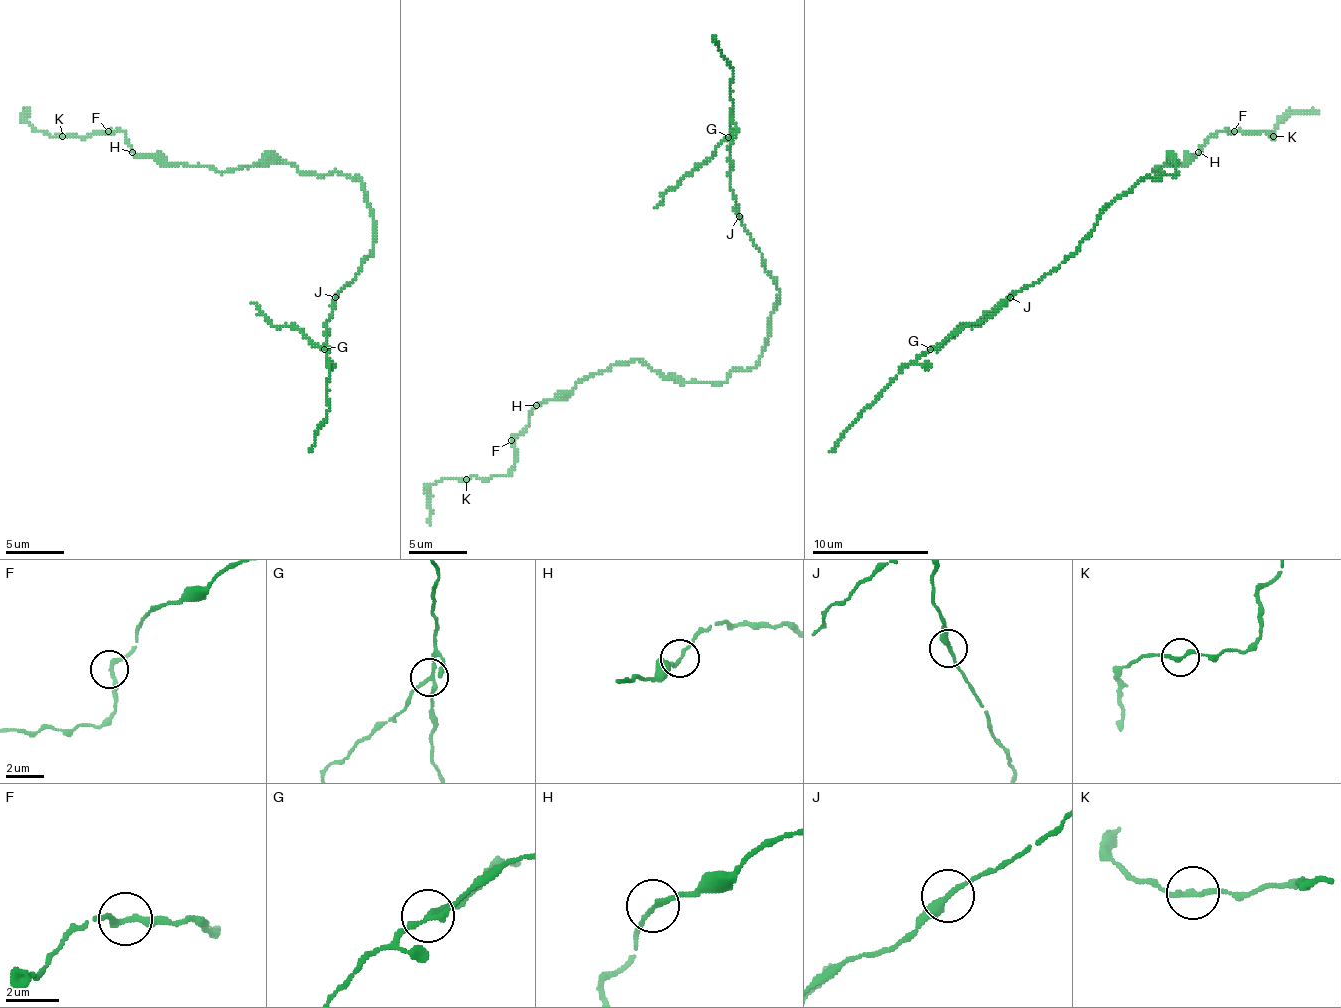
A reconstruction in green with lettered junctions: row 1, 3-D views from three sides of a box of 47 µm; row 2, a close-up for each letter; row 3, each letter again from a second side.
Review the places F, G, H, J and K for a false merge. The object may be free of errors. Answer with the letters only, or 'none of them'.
G

